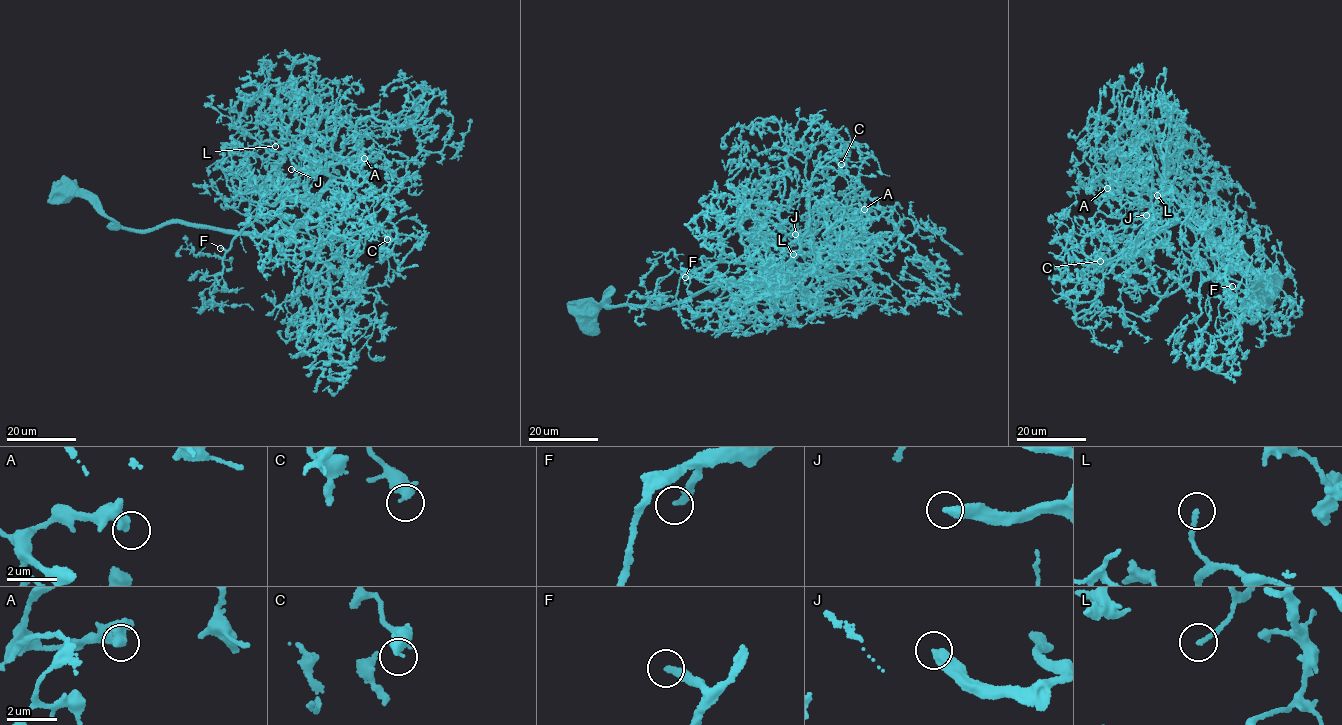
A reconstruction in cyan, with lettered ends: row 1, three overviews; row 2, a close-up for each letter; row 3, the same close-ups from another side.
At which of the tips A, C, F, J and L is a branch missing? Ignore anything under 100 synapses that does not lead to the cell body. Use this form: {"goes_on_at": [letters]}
{"goes_on_at": ["F", "J"]}

